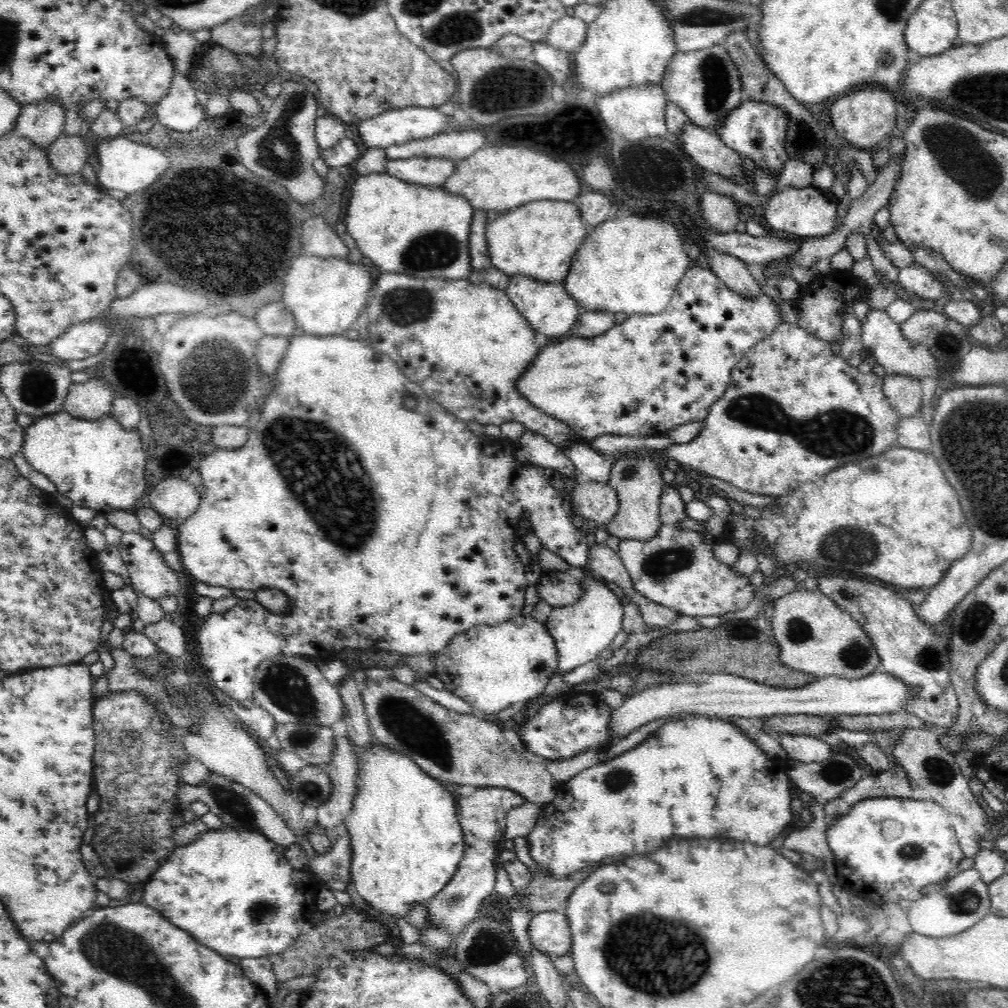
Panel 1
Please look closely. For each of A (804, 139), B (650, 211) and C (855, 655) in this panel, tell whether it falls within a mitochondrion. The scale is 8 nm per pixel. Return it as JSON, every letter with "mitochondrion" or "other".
{"A":"mitochondrion","B":"other","C":"mitochondrion"}

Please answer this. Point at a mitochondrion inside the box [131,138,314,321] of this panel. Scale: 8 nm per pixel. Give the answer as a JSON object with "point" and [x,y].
{"point":[288,165]}

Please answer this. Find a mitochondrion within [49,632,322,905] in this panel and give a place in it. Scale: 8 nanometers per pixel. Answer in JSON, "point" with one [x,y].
{"point":[237,807]}

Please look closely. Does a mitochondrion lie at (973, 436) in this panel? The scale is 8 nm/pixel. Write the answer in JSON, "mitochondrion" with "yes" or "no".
{"mitochondrion":"yes"}

